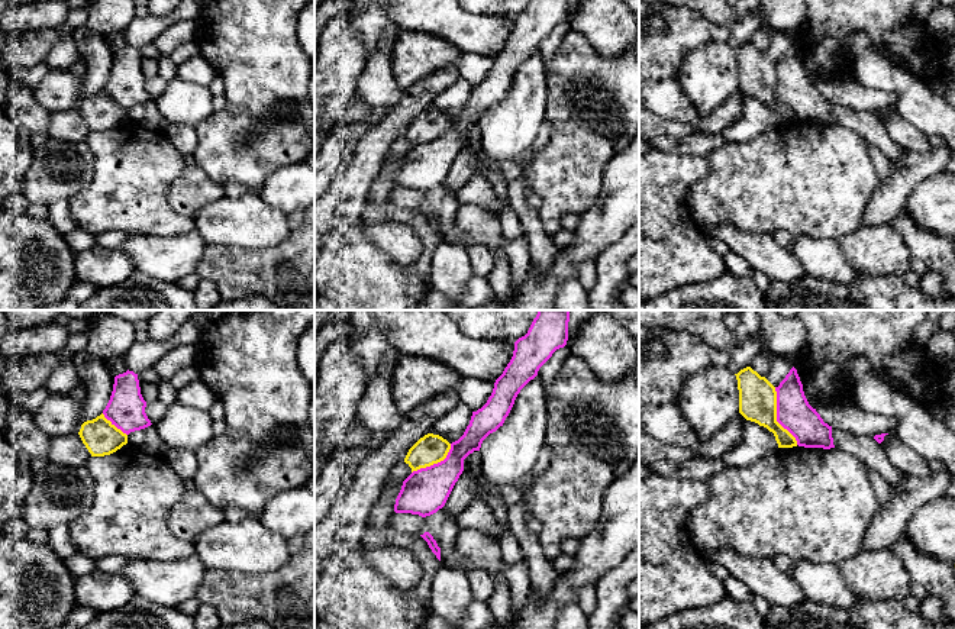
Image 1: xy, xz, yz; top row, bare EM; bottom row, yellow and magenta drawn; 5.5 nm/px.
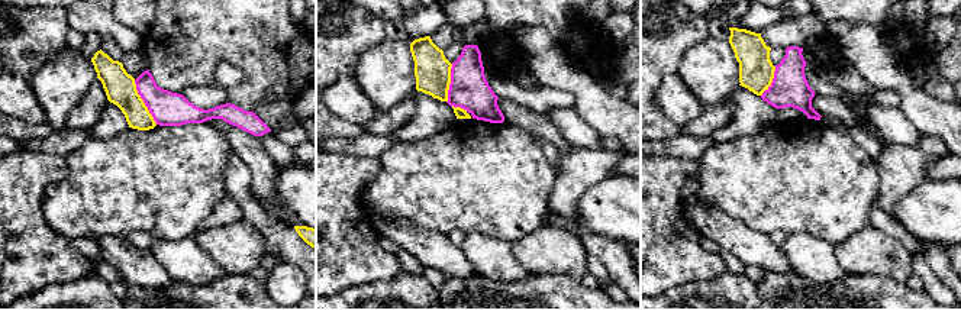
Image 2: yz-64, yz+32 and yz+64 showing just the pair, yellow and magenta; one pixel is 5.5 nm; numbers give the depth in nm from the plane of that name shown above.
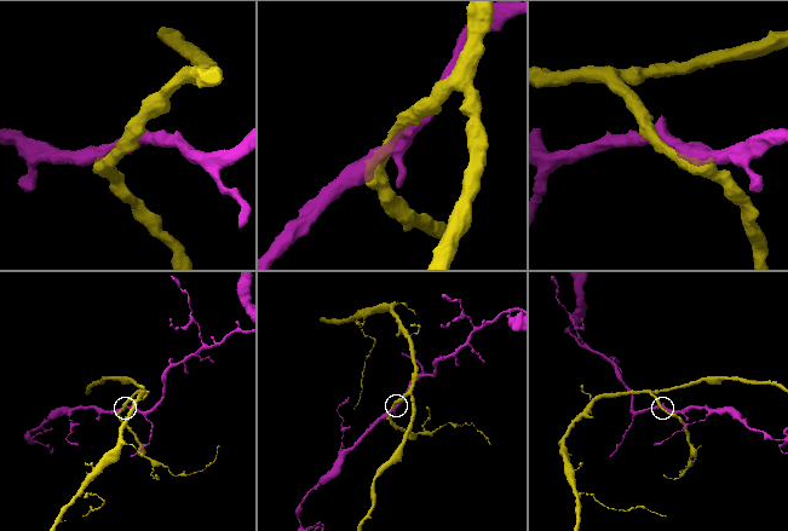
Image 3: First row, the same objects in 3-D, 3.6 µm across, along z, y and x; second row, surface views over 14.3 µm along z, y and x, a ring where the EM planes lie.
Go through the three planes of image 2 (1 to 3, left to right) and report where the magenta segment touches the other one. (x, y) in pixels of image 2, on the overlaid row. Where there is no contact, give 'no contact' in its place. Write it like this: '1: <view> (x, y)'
1: yz-64 (142, 102)
2: yz+32 (450, 83)
3: yz+64 (771, 81)

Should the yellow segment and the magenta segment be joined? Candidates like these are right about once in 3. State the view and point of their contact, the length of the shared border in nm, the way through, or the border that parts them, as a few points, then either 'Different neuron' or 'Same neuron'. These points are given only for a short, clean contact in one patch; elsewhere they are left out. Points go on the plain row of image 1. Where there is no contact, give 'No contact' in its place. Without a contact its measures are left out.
Touches yellow at yz (776, 92). Shared border 340 nm. Different neuron

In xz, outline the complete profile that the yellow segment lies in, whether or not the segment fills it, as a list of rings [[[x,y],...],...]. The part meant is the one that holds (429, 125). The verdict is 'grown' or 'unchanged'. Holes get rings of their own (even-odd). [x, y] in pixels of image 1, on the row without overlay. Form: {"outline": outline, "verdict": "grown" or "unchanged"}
{"outline": [[[428,109],[409,125],[404,138],[413,148],[443,136],[449,125],[451,119],[446,114],[439,110]]], "verdict": "unchanged"}

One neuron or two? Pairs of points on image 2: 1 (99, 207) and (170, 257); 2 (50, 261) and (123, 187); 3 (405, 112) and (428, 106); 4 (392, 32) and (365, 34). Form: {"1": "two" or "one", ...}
{"1": "two", "2": "two", "3": "two", "4": "two"}

